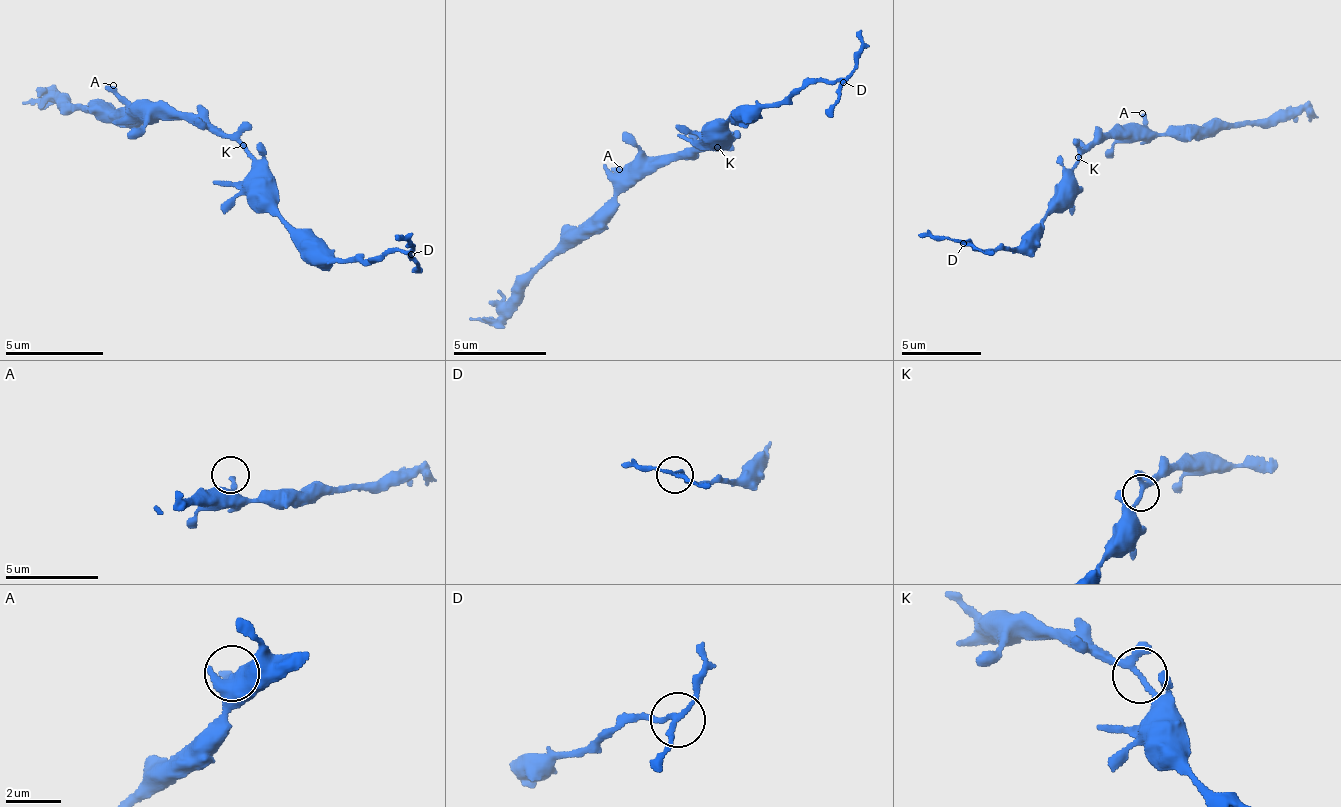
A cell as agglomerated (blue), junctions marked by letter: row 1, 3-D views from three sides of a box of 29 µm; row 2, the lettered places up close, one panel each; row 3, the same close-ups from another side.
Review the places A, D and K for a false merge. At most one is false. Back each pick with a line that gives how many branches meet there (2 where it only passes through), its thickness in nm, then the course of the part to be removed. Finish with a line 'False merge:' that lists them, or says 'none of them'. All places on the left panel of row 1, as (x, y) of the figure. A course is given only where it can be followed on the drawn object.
D: 3 branches meet; 150 nm thick; foreign part runs (412, 253), (409, 239), (395, 233)
False merge: D

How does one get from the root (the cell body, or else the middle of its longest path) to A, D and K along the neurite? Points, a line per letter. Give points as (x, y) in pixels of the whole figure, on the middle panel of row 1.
A: (697, 149), (685, 151), (676, 162), (627, 165), (621, 176), (619, 169)
D: (697, 149), (729, 142), (722, 141), (730, 120), (759, 114), (763, 104), (791, 102), (810, 82), (845, 81)
K: (697, 149), (717, 147)

